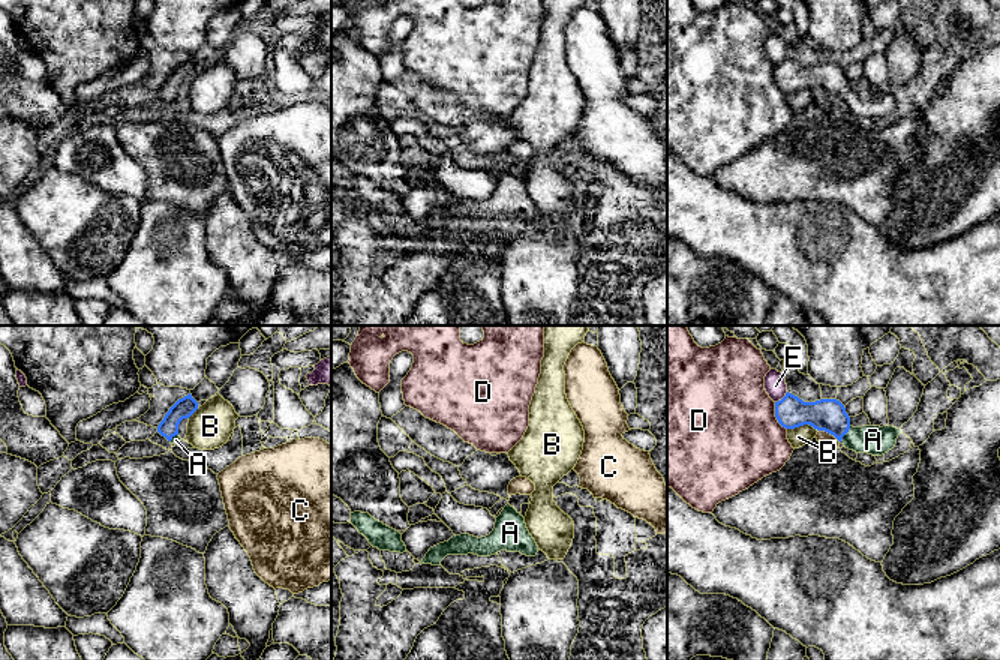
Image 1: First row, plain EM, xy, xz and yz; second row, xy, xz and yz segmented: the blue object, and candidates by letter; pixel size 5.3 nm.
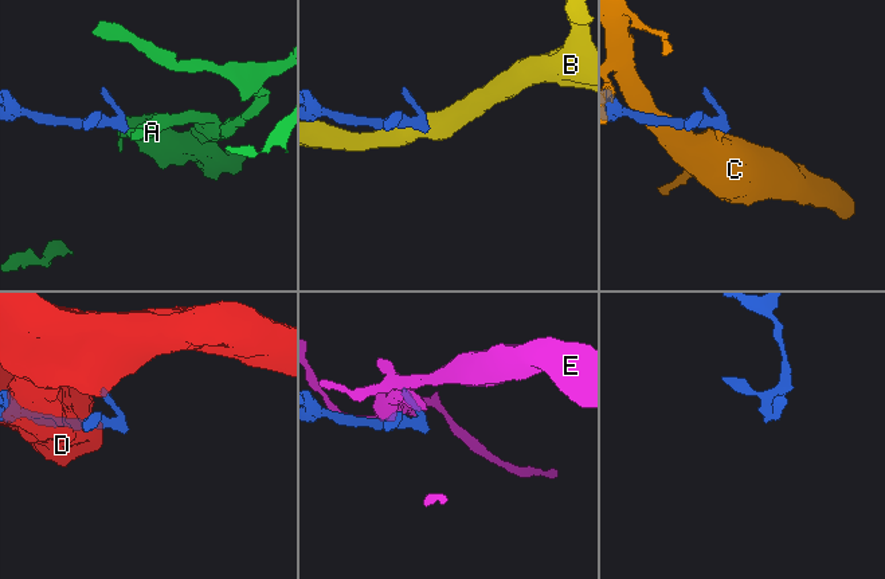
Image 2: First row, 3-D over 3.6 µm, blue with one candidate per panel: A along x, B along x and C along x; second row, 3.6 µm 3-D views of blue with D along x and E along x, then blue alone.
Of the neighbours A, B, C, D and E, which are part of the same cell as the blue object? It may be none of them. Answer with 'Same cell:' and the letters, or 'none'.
Same cell: A

